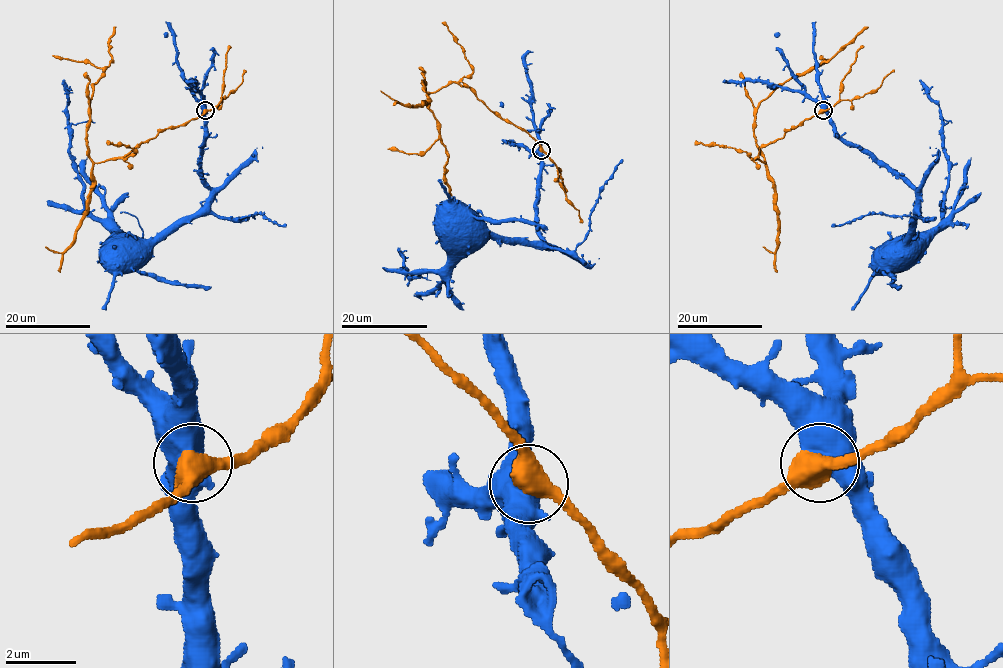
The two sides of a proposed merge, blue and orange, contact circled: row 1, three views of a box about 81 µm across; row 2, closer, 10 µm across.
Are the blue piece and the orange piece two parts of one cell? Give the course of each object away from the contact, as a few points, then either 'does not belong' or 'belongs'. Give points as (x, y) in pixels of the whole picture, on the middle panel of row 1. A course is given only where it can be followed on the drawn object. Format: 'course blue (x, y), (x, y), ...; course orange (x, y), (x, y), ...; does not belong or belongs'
course blue (541, 151), (536, 229), (546, 244), (486, 239); course orange (541, 151), (469, 87), (448, 82), (430, 92), (423, 82), (447, 152), (452, 196); belongs

